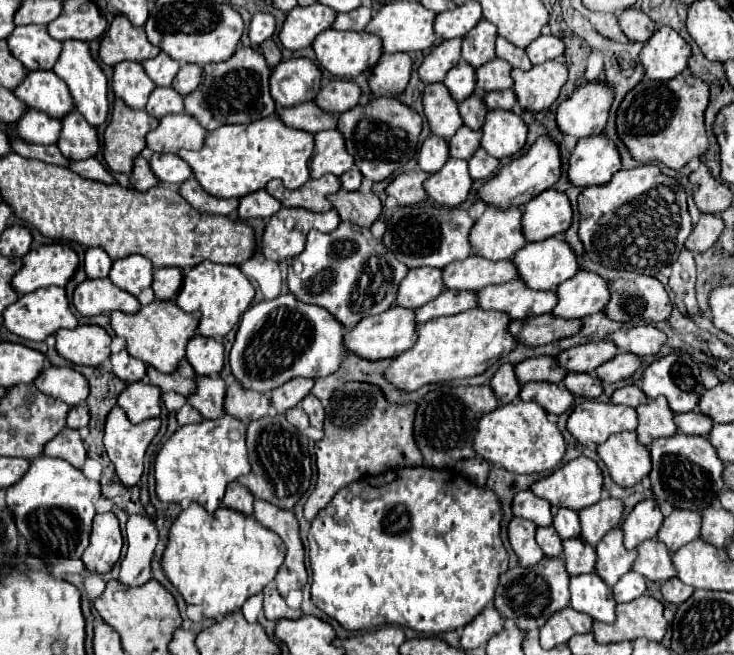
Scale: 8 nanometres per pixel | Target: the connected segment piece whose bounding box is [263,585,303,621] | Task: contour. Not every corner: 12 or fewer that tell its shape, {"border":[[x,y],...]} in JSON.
{"border":[[275,585],[263,589],[263,611],[269,621],[299,619],[303,611],[287,607]]}

